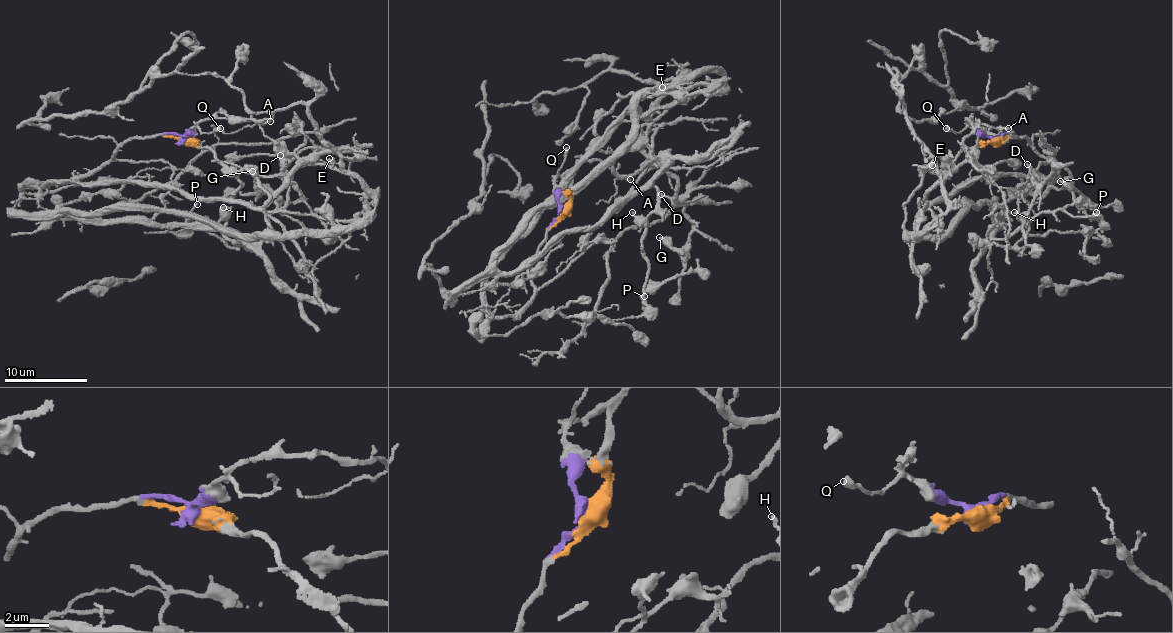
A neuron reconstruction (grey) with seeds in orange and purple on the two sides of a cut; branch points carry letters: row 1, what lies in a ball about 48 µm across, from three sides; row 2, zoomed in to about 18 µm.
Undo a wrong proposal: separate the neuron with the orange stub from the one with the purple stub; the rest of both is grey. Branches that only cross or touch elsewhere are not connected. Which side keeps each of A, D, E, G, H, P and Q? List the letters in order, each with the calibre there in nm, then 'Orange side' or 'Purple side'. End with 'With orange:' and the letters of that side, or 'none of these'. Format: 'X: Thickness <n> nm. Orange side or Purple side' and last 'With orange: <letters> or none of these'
A: Thickness 190 nm. Purple side
D: Thickness 180 nm. Orange side
E: Thickness 180 nm. Orange side
G: Thickness 400 nm. Orange side
H: Thickness 160 nm. Orange side
P: Thickness 170 nm. Orange side
Q: Thickness 300 nm. Purple side
With orange: D, E, G, H, P

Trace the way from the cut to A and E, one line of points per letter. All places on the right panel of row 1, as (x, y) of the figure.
A: (996, 138), (980, 137), (968, 121), (1009, 128)
E: (997, 139), (962, 146), (949, 166), (925, 170), (905, 204), (905, 232), (921, 237), (947, 206), (933, 165)

